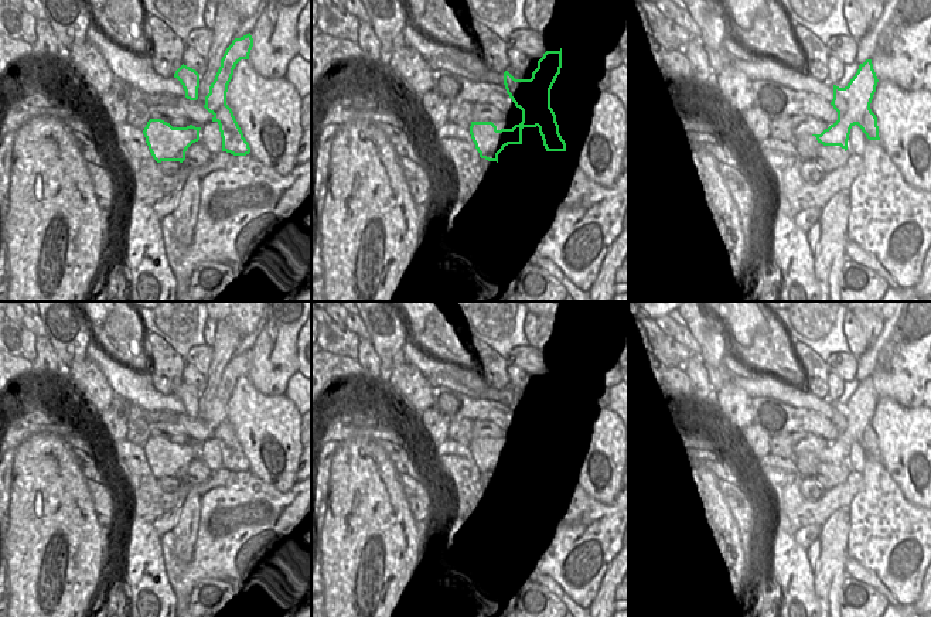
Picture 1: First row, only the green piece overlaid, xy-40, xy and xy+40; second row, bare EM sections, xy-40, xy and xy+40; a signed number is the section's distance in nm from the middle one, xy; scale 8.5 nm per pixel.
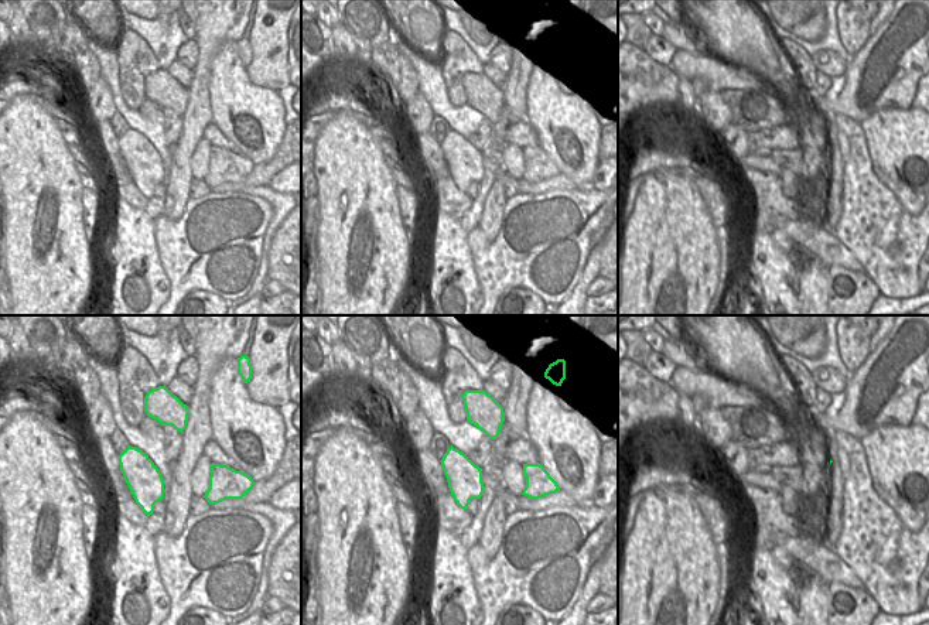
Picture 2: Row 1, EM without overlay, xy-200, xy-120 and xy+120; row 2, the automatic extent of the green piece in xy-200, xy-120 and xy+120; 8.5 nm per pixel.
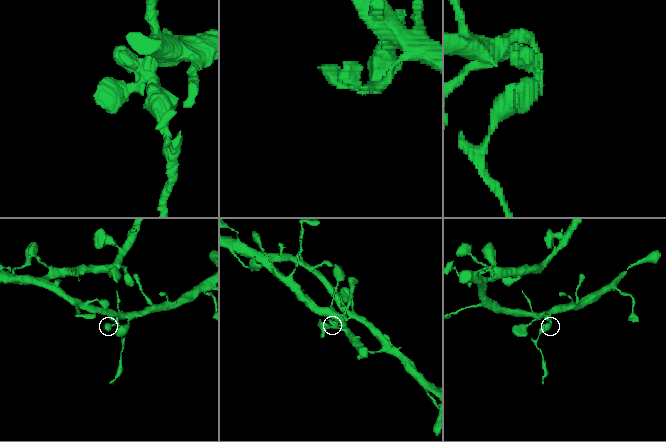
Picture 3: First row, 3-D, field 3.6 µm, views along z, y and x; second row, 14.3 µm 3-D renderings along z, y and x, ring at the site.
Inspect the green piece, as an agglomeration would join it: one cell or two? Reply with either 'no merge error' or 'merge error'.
merge error

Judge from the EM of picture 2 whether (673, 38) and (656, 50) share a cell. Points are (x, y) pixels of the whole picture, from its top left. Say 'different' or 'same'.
different

